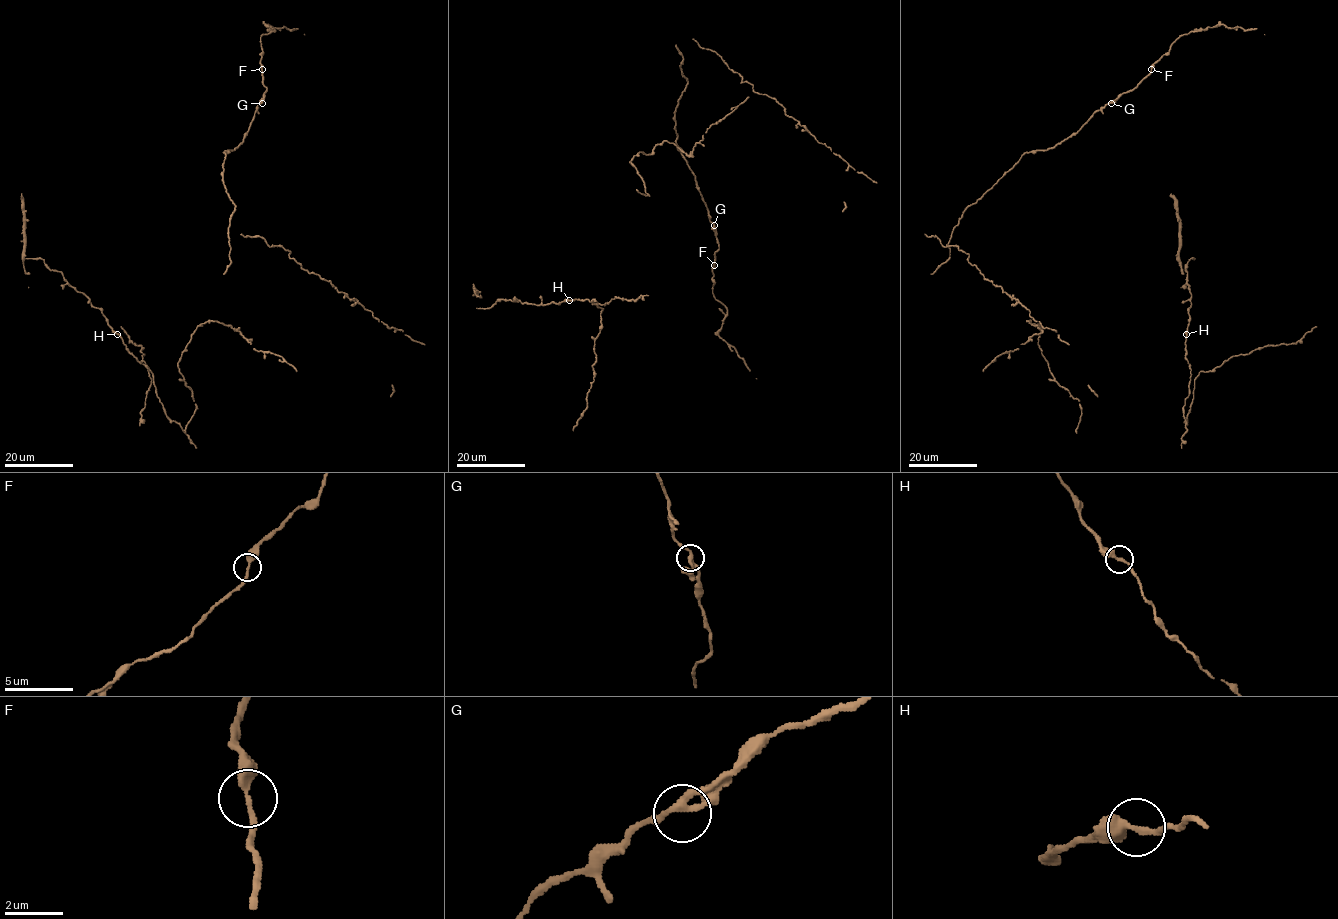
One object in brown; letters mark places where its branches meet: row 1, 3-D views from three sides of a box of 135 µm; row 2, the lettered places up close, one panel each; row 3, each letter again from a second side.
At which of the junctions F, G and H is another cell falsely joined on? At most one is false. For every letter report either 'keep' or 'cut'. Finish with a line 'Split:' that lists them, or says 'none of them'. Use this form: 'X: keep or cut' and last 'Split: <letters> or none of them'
F: keep
G: keep
H: keep
Split: none of them

